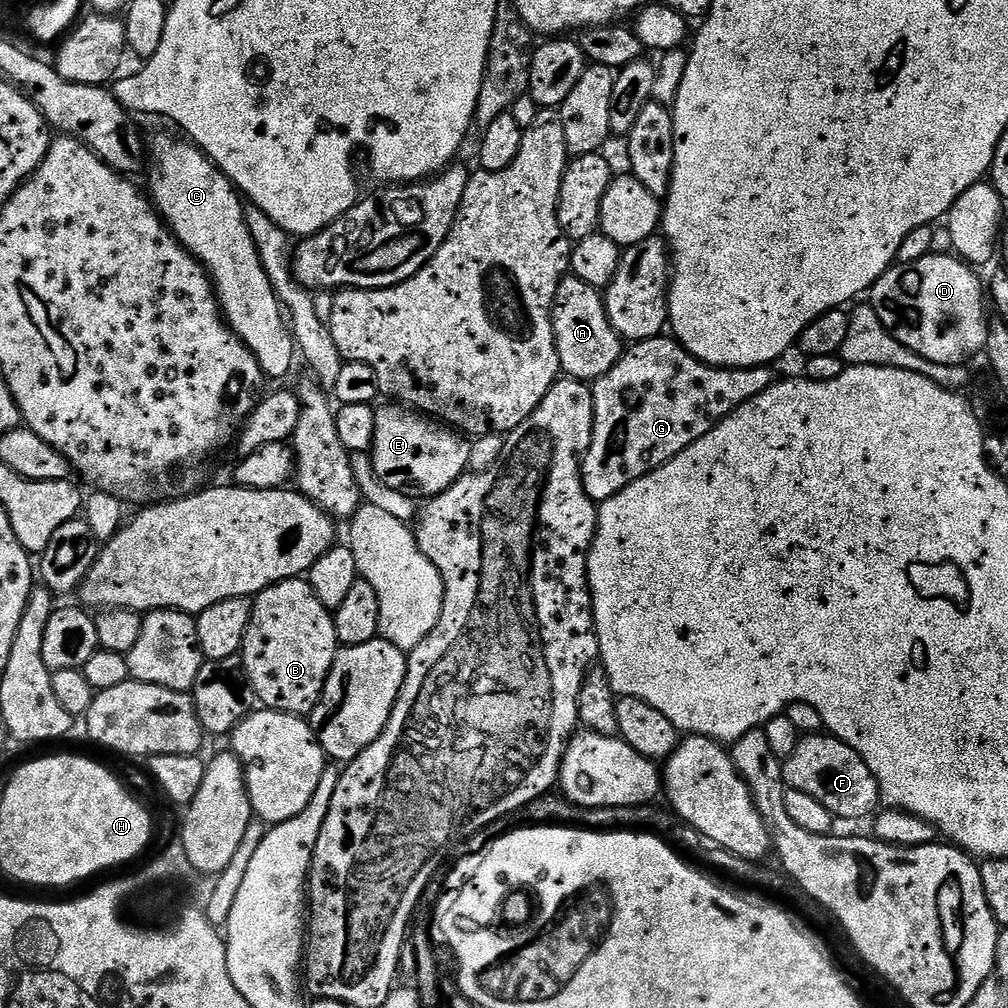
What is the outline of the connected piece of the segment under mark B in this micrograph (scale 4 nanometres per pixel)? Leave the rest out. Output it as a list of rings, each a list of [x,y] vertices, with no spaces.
[[[304,578],[283,580],[256,593],[242,659],[256,699],[265,709],[302,717],[315,712],[338,651],[332,617]]]

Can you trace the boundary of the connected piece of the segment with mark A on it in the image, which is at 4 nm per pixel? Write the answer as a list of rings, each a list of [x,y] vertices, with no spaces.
[[[569,274],[558,286],[552,325],[560,367],[571,379],[595,382],[619,362],[622,341],[610,322],[601,289],[582,282],[582,278]]]

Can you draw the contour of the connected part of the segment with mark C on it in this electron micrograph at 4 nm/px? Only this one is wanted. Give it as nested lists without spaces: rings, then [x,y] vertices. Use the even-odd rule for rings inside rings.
[[[160,136],[150,144],[150,168],[156,173],[149,178],[152,187],[150,199],[157,212],[160,213],[168,229],[176,236],[176,241],[196,257],[208,272],[208,278],[216,289],[216,299],[220,302],[220,310],[224,313],[229,328],[242,343],[252,351],[260,364],[261,370],[269,381],[280,380],[292,368],[292,359],[297,359],[298,349],[293,341],[285,313],[280,300],[270,286],[270,278],[266,278],[266,270],[262,270],[262,262],[258,258],[258,250],[254,246],[254,238],[250,238],[250,230],[244,217],[245,201],[235,184],[187,139],[175,140],[172,136]]]

